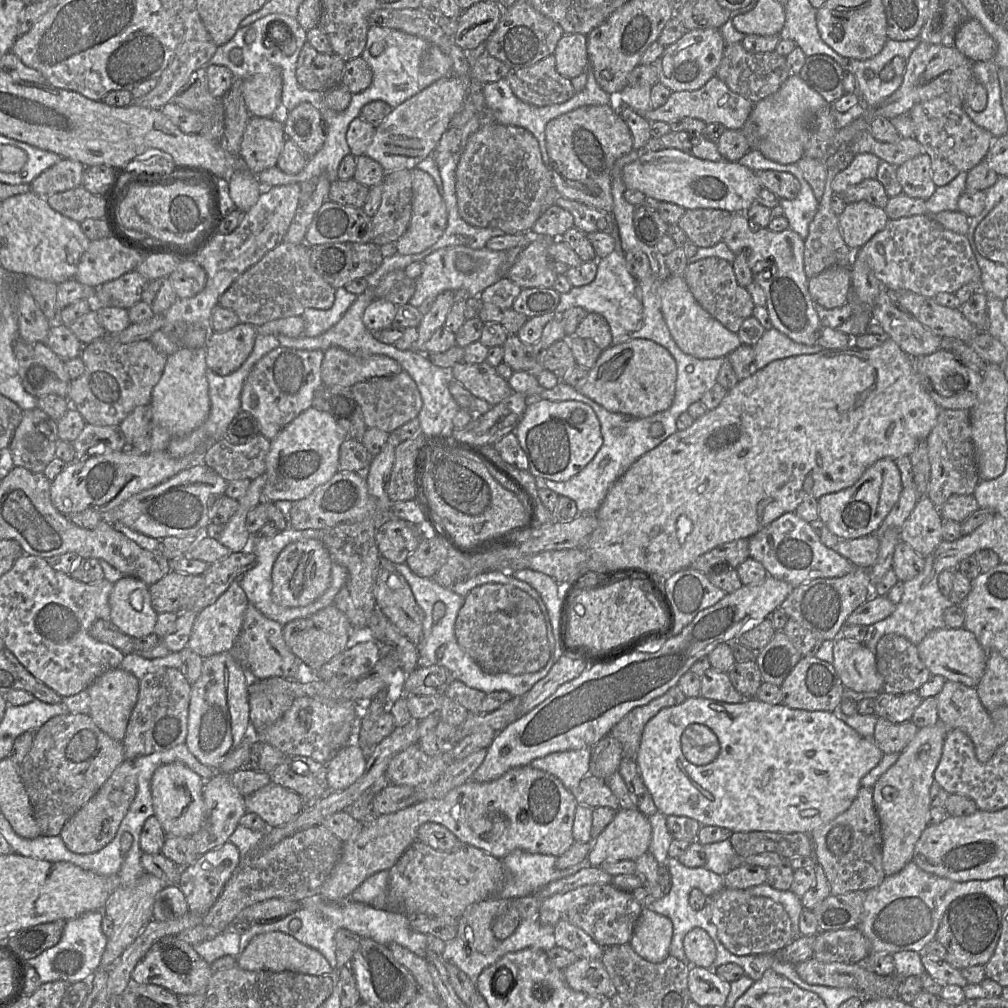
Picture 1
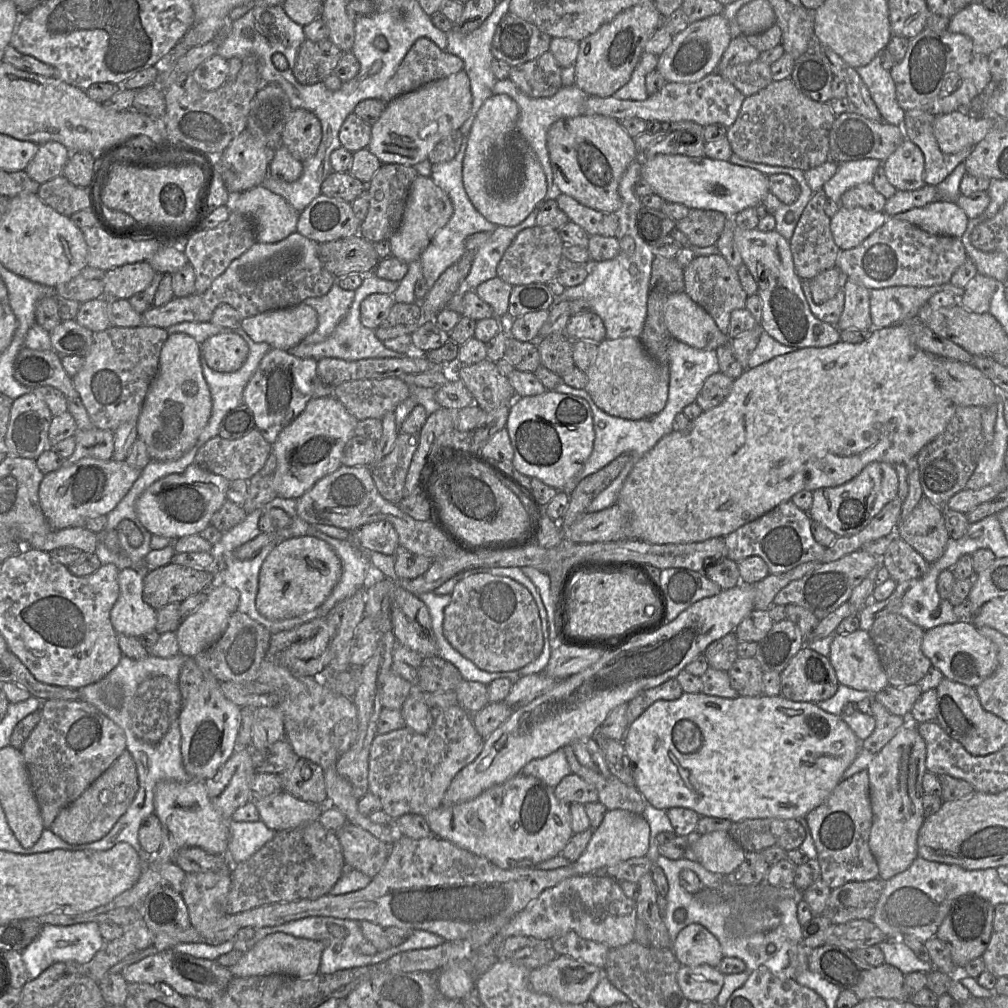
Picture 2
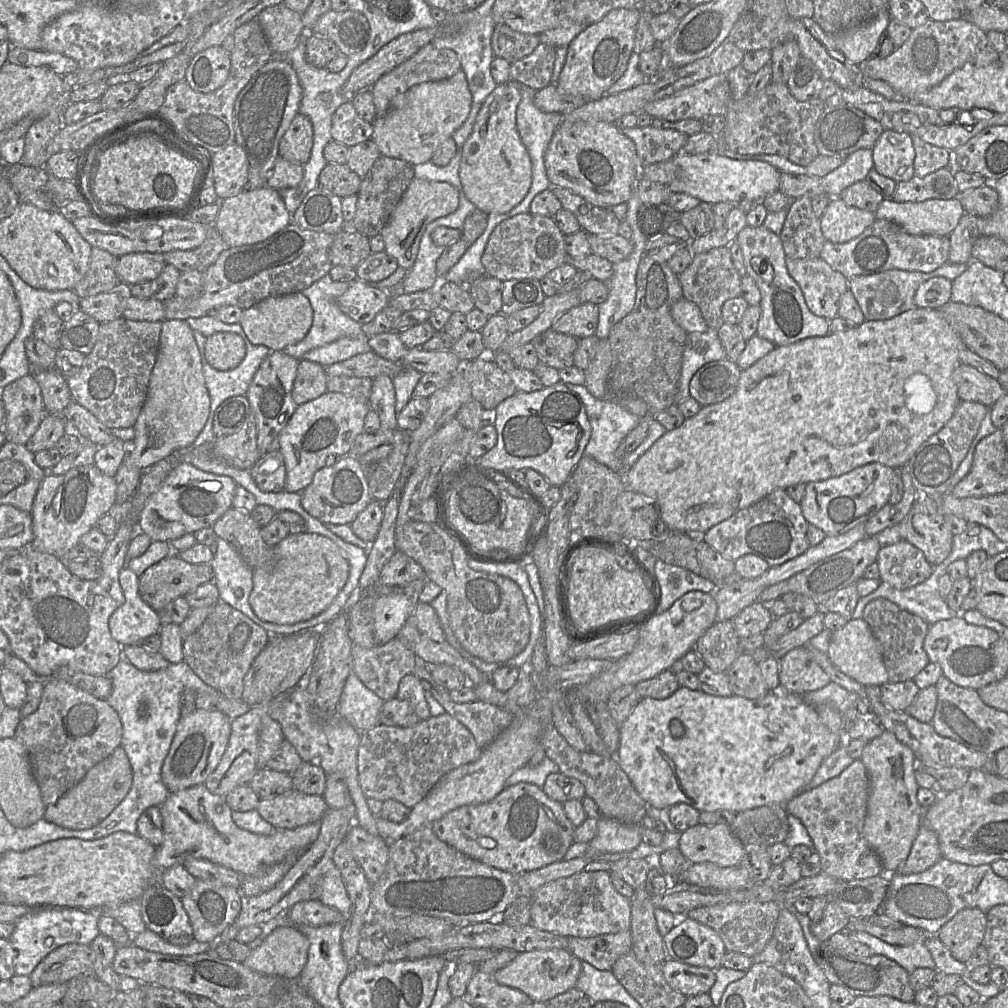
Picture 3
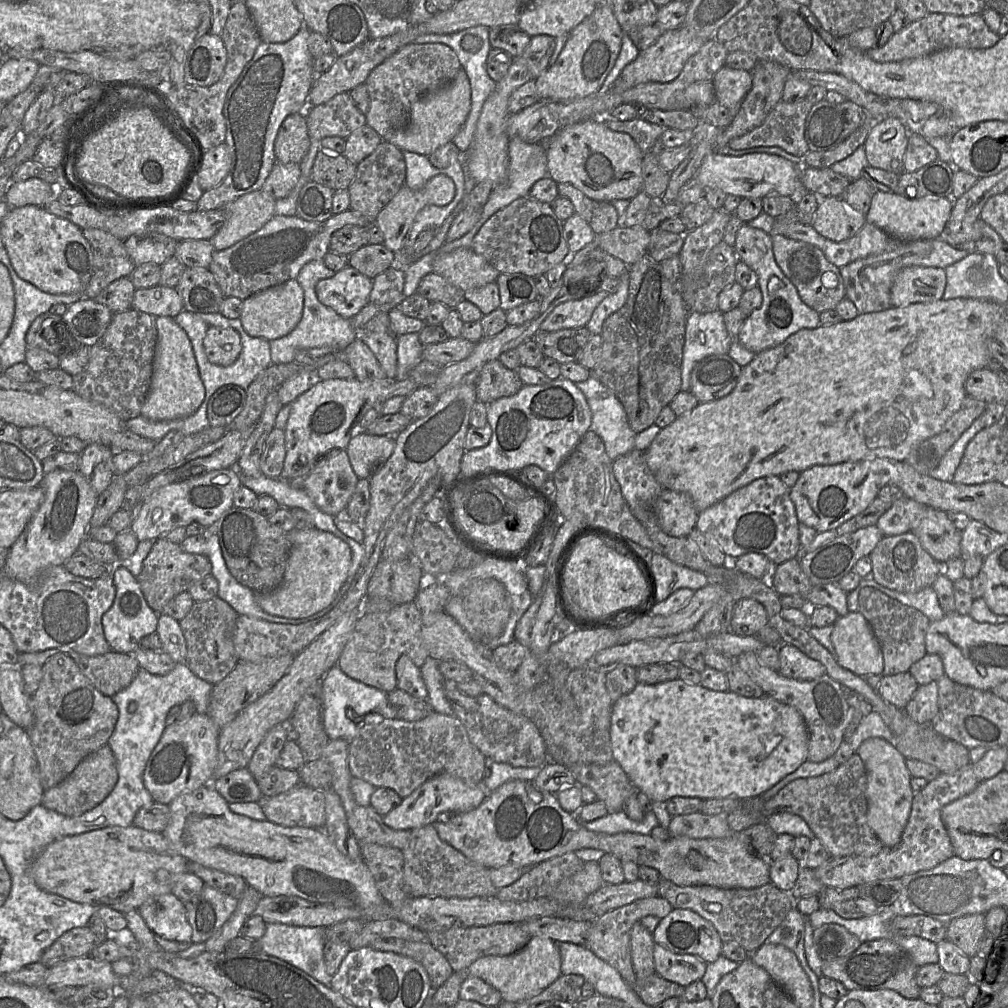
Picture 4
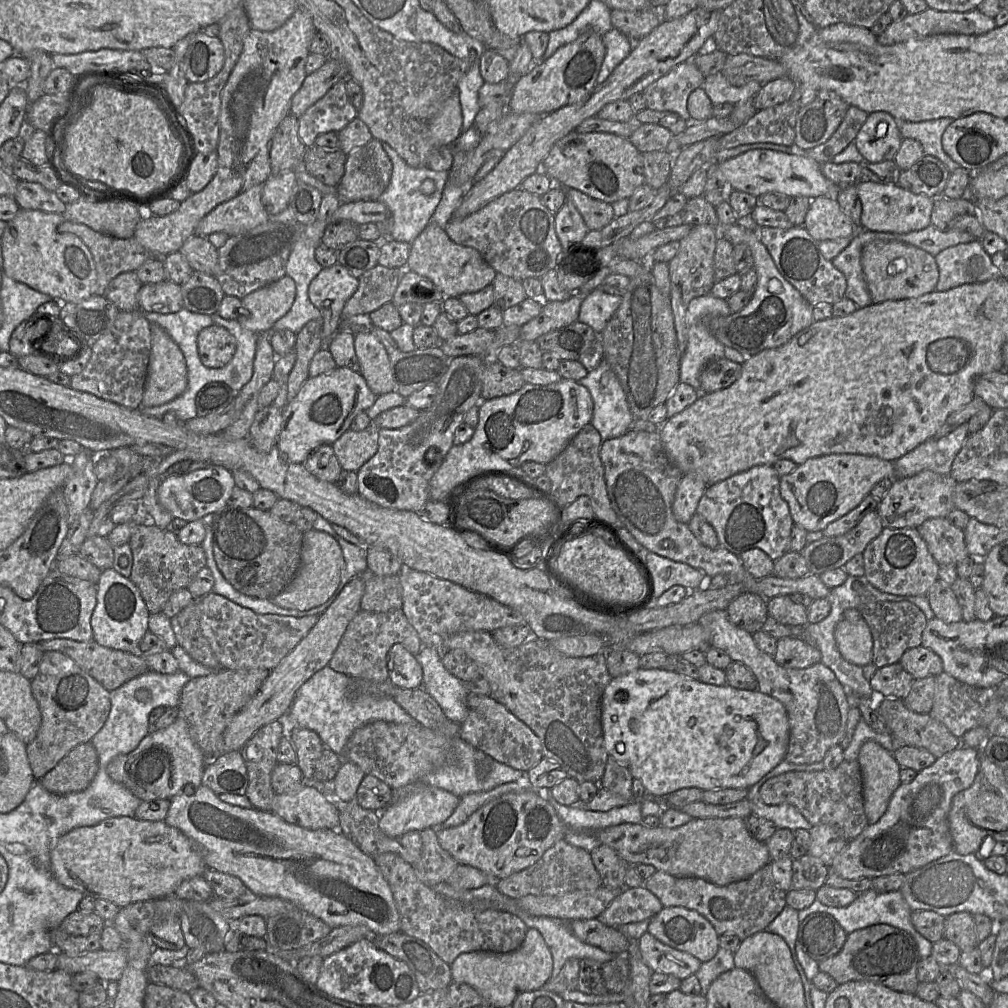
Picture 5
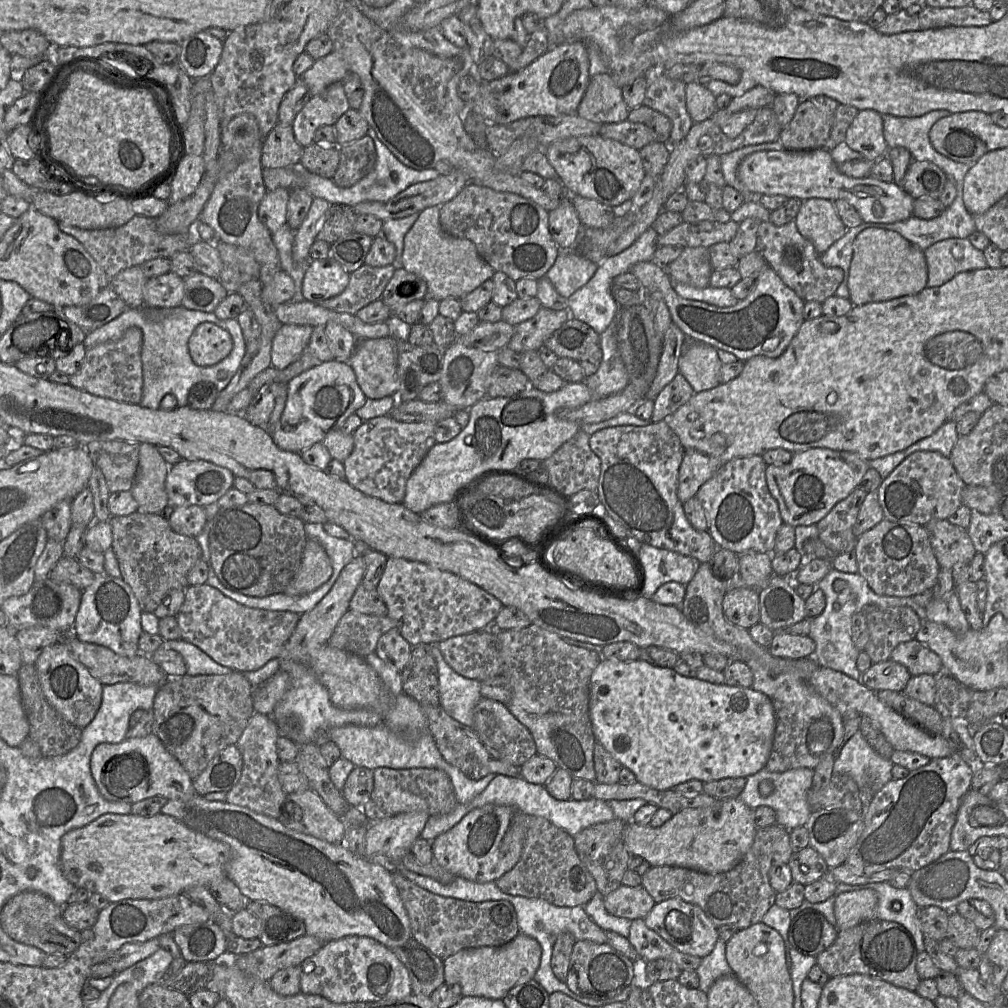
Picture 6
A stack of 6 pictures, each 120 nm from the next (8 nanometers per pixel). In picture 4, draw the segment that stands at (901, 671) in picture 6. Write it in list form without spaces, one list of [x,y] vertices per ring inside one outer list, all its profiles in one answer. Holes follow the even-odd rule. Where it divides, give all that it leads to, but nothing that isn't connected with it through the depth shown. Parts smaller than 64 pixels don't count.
[[[903,672],[895,675],[882,675],[877,691],[885,701],[899,709],[904,709],[918,686],[919,684],[910,672]]]

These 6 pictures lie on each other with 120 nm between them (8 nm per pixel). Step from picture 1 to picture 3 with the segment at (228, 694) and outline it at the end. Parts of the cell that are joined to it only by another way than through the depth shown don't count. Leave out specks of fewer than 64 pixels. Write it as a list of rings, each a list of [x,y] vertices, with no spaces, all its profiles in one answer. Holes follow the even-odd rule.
[[[195,709],[181,716],[169,752],[161,769],[161,778],[170,792],[204,784],[216,769],[228,745],[231,718],[219,710]]]

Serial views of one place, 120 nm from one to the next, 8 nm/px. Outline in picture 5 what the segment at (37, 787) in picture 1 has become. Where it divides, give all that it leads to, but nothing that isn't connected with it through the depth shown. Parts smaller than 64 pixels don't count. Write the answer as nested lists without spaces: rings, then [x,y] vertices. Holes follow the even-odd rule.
[[[58,651],[44,652],[39,671],[36,677],[31,680],[31,690],[41,713],[41,726],[35,739],[27,744],[27,757],[33,775],[38,781],[76,746],[91,742],[109,716],[111,700],[108,690],[88,675],[69,656]]]

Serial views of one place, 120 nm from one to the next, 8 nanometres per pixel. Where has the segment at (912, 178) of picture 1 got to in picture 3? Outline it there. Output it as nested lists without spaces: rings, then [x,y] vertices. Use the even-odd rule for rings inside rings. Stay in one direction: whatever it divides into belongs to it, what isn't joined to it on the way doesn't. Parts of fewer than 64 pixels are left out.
[[[885,129],[872,147],[872,156],[873,168],[897,183],[915,176],[915,148],[907,132]]]

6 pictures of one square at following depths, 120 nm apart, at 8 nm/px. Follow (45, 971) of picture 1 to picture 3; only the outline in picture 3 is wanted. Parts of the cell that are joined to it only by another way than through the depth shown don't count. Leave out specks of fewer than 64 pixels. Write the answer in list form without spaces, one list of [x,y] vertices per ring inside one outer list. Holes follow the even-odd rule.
[[[34,907],[15,922],[15,930],[8,940],[15,950],[14,972],[16,975],[30,976],[36,966],[56,948],[69,943],[90,945],[98,934],[95,911],[72,907]]]

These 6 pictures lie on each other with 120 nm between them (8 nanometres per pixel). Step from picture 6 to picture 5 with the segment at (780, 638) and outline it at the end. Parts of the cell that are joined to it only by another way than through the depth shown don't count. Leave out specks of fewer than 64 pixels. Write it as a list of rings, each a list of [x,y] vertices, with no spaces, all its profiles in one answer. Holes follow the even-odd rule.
[[[798,637],[777,640],[775,661],[786,668],[803,669],[821,662],[819,649]]]

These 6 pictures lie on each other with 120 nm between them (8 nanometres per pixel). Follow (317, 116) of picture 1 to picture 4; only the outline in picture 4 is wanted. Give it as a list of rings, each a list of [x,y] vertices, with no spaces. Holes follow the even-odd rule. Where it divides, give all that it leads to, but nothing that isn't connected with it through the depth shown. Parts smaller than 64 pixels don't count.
[[[306,112],[291,114],[281,124],[275,139],[276,162],[300,164],[308,154],[310,145]]]

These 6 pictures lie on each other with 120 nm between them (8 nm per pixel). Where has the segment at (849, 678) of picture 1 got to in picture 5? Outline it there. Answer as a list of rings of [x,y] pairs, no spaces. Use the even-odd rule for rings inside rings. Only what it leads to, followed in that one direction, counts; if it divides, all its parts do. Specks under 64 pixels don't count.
[[[843,618],[839,621],[835,628],[835,640],[846,661],[861,667],[872,663],[873,639],[864,618],[858,621]]]

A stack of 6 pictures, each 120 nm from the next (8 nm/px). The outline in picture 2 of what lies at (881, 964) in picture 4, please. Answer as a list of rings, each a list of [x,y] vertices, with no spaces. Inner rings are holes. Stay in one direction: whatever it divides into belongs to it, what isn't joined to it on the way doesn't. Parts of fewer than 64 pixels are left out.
[[[825,944],[809,952],[809,969],[819,974],[823,979],[838,986],[841,990],[853,992],[860,1001],[872,998],[908,1001],[909,996],[905,987],[905,975],[895,966],[884,963],[881,966],[871,966],[858,959],[853,951],[844,947]]]

